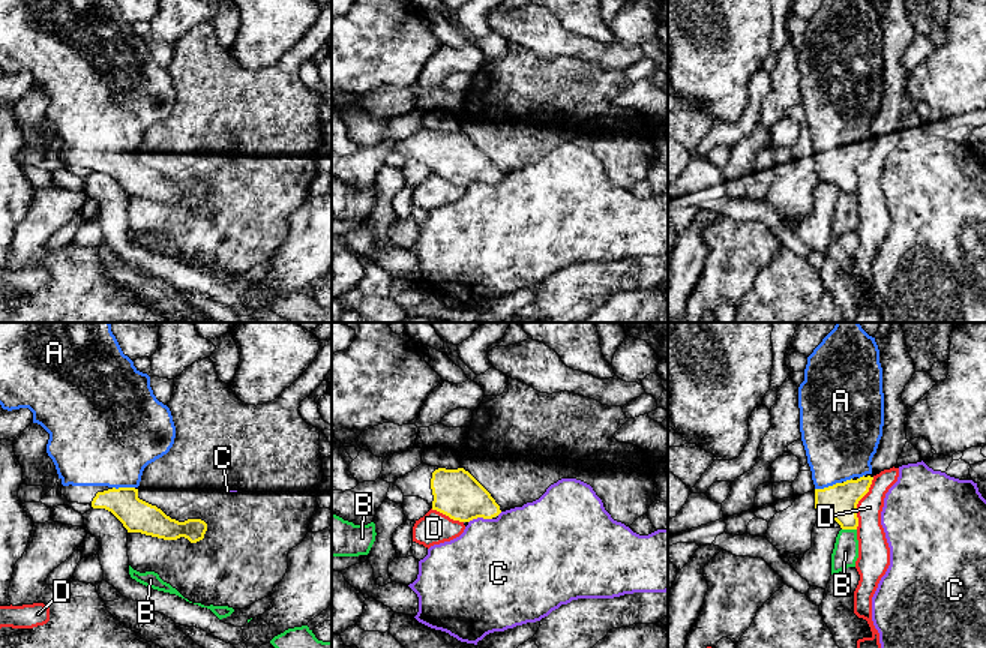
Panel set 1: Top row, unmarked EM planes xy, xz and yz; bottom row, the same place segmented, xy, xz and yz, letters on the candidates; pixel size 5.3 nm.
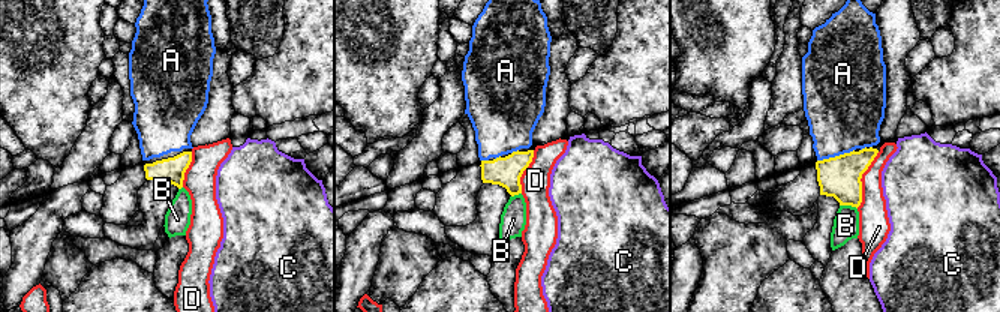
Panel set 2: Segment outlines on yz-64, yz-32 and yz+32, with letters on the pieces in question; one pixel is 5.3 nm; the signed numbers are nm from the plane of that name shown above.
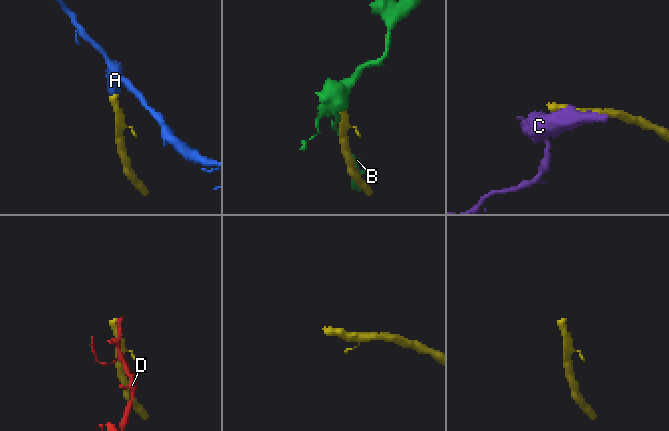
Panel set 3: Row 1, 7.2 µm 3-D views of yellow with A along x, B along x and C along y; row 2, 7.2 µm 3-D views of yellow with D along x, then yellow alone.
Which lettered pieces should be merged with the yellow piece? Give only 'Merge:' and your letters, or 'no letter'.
Merge: A

